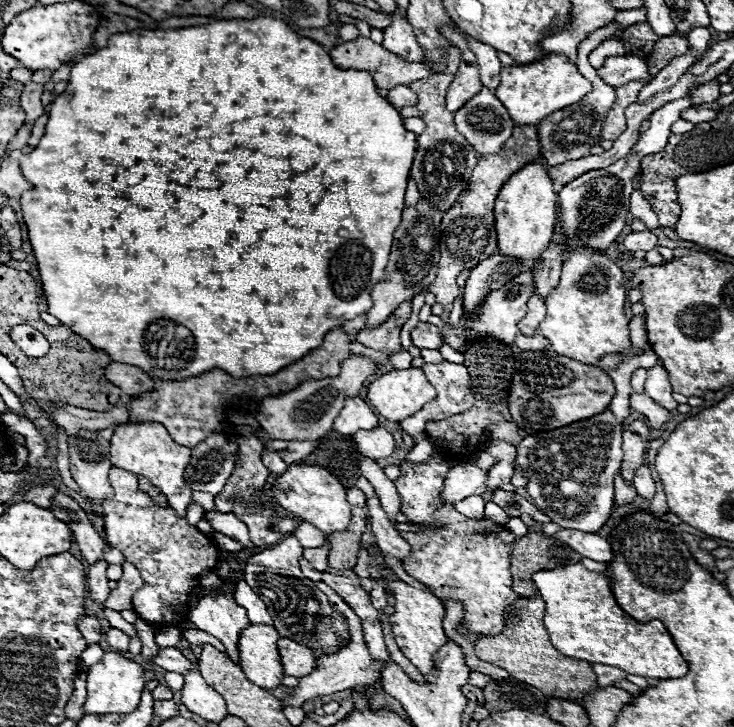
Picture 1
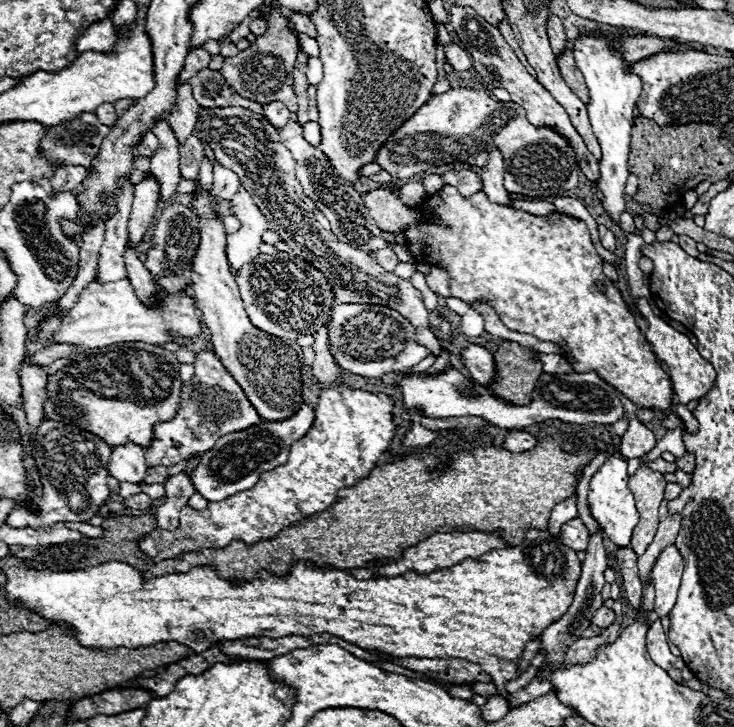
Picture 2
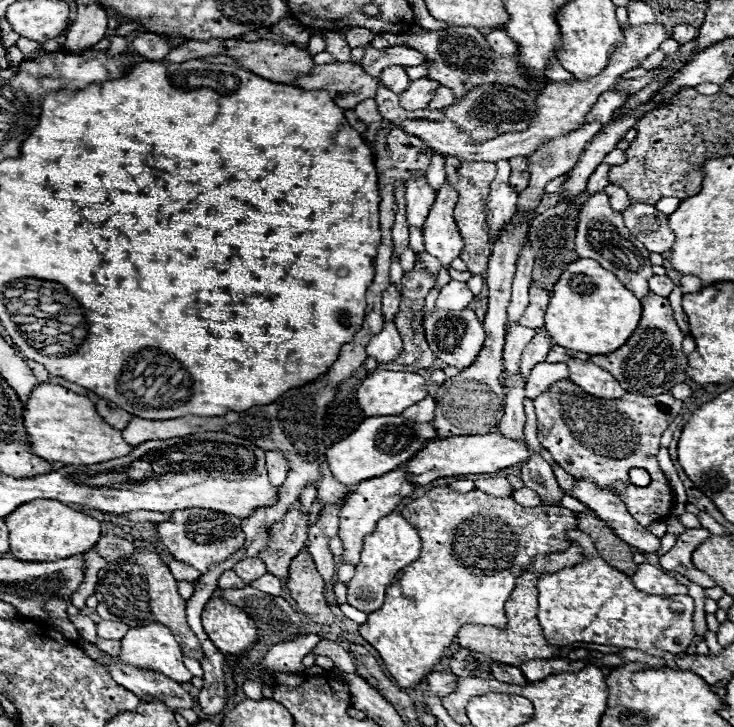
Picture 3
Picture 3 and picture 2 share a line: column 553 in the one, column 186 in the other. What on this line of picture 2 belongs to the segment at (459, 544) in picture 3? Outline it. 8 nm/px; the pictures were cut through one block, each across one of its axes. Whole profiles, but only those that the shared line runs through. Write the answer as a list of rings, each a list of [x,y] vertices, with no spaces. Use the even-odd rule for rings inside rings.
[[[328,322],[314,334],[314,350],[316,360],[312,372],[324,386],[314,410],[314,424],[302,440],[290,446],[290,460],[270,472],[262,472],[258,484],[252,488],[236,492],[222,502],[208,502],[206,510],[182,508],[176,530],[162,530],[156,526],[150,534],[142,536],[138,544],[150,560],[178,558],[180,554],[198,552],[202,548],[224,548],[232,540],[242,540],[244,544],[270,540],[282,528],[322,512],[336,500],[340,488],[352,486],[370,474],[378,456],[386,452],[394,436],[394,400],[386,394],[334,386],[338,368],[328,352]]]

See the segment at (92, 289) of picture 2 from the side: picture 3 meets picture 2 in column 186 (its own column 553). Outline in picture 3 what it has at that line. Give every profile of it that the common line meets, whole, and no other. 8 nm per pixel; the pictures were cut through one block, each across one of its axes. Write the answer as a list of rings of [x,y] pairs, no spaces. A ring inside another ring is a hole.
[[[580,258],[562,272],[550,304],[546,310],[546,330],[552,340],[568,350],[584,354],[610,354],[618,350],[638,326],[640,300],[616,280],[616,276],[604,270],[600,264],[588,258]]]

